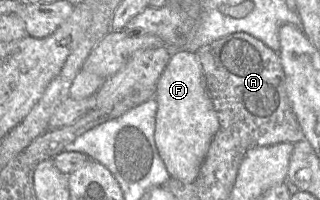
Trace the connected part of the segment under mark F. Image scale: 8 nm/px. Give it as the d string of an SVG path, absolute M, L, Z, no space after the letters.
M173 50L161 74L154 98L158 108L154 139L171 178L192 183L198 176L210 144L219 129L219 121L206 88L201 63L196 53Z

